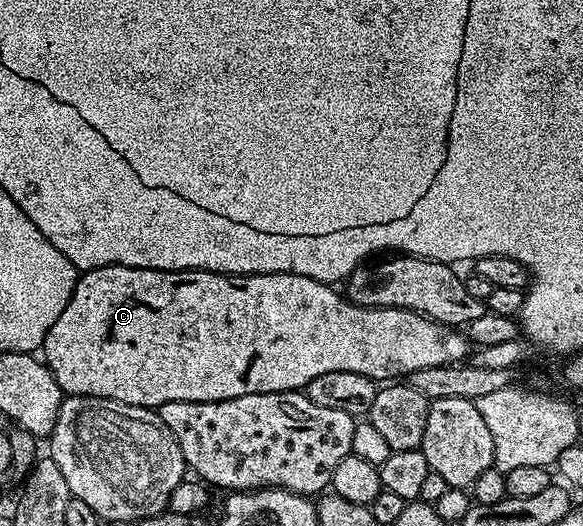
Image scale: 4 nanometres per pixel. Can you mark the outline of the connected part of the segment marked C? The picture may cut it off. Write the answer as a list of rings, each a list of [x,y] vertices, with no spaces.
[[[119,264],[91,268],[79,275],[72,298],[68,306],[64,306],[64,314],[52,322],[52,330],[48,330],[41,351],[46,352],[44,363],[66,396],[99,396],[143,410],[156,410],[168,402],[216,402],[240,398],[244,394],[296,392],[305,389],[312,378],[332,374],[332,370],[352,370],[352,374],[364,374],[375,382],[394,382],[399,378],[409,378],[414,371],[424,370],[425,367],[457,365],[467,359],[468,341],[457,327],[437,324],[427,316],[403,308],[361,308],[358,304],[351,304],[345,295],[338,293],[337,296],[334,291],[329,284],[291,272],[236,276],[225,272],[161,272],[155,268],[129,268]]]

